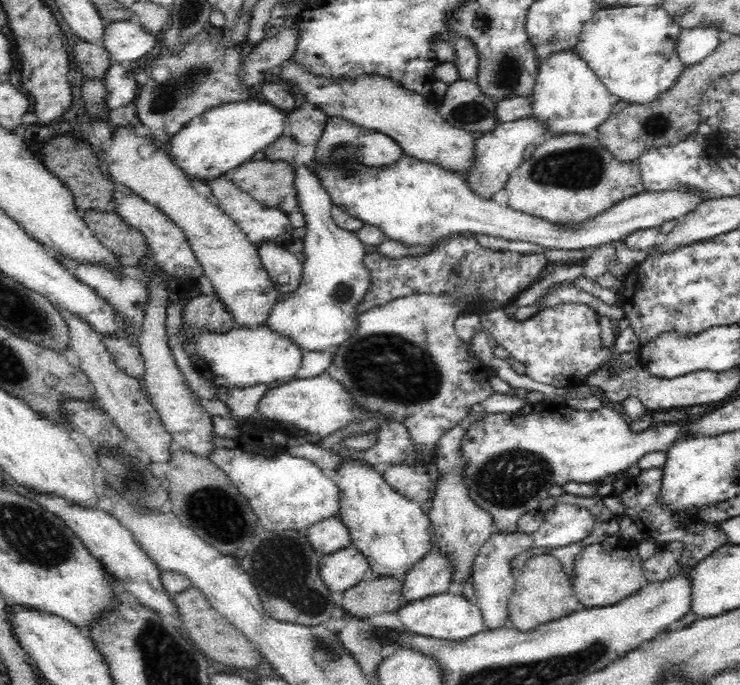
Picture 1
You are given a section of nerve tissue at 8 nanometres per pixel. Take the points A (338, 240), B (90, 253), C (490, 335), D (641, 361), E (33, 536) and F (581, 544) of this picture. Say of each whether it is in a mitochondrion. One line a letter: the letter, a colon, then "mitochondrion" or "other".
A: other
B: other
C: other
D: other
E: mitochondrion
F: other

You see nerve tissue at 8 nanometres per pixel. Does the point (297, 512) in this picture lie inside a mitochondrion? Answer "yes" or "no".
no

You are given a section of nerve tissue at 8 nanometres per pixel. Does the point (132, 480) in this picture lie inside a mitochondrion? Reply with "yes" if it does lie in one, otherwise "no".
yes

